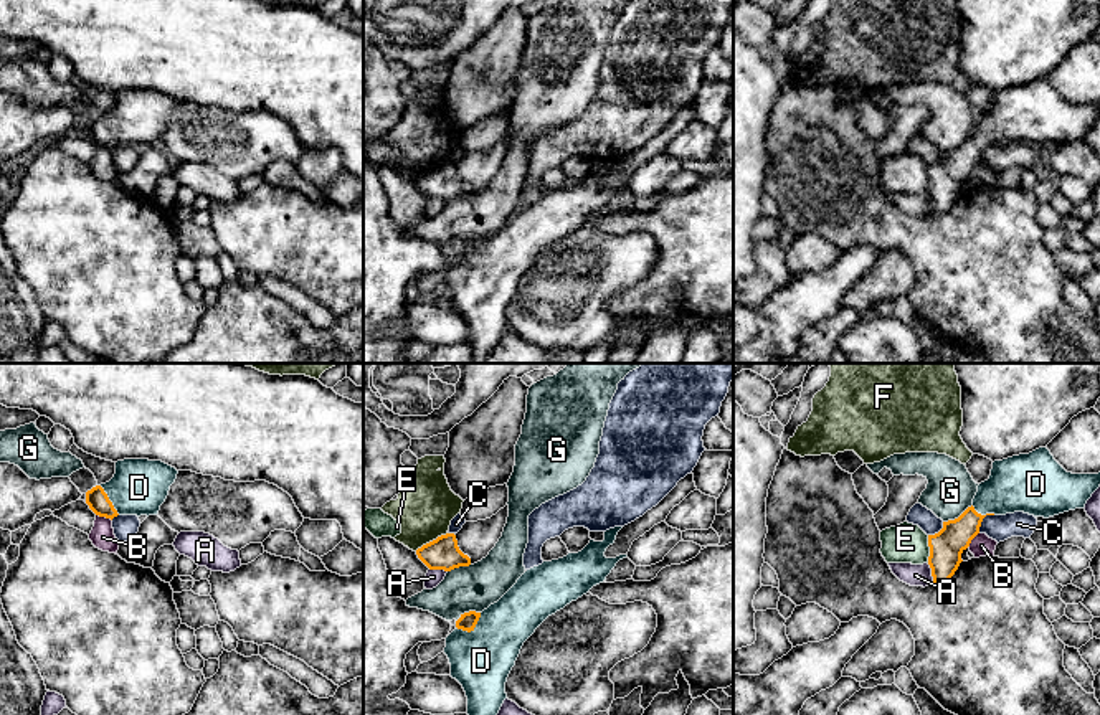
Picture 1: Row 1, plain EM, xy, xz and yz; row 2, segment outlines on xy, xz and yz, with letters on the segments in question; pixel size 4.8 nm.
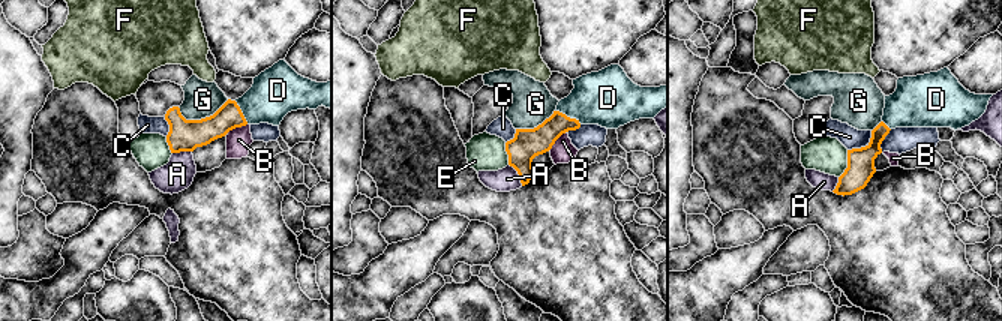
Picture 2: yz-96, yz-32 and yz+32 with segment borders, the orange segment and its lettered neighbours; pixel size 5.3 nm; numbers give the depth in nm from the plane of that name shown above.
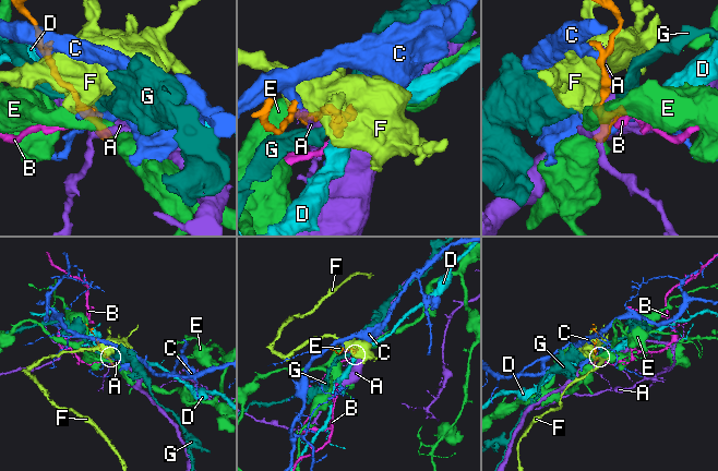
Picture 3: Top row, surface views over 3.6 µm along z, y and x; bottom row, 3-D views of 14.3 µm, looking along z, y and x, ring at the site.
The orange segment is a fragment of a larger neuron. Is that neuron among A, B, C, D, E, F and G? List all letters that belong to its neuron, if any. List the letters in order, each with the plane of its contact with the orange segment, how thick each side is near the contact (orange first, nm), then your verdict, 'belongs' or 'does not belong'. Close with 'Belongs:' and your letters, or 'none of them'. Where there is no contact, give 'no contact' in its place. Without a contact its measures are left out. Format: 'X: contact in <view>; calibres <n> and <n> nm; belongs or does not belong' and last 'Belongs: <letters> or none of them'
A: contact in yz; calibres 160 and 110 nm; does not belong
B: contact in xy; calibres 110 and 120 nm; does not belong
C: contact in yz; calibres 160 and 130 nm; does not belong
D: contact in xz; calibres 90 and 300 nm; belongs
E: contact in yz; calibres 160 and 190 nm; does not belong
F: contact in xz; calibres 160 and 280 nm; does not belong
G: contact in yz; calibres 160 and 240 nm; does not belong
Belongs: D

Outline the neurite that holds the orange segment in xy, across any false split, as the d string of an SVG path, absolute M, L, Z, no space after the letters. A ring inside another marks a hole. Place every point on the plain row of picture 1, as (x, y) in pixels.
M124 89L114 107L86 122L89 139L106 149L117 145L157 145L178 101L162 91Z

